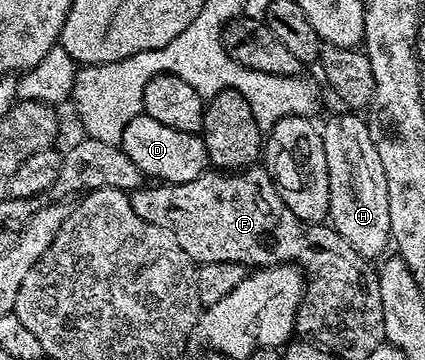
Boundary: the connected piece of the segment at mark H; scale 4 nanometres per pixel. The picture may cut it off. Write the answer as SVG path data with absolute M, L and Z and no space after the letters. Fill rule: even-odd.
M344 113L336 115L328 124L323 124L322 134L326 149L326 169L330 173L330 209L328 219L336 232L365 259L375 260L375 255L383 256L384 250L390 247L392 230L390 229L390 197L386 189L386 173L382 173L382 161L378 157L376 139L372 131L359 119L359 114Z

